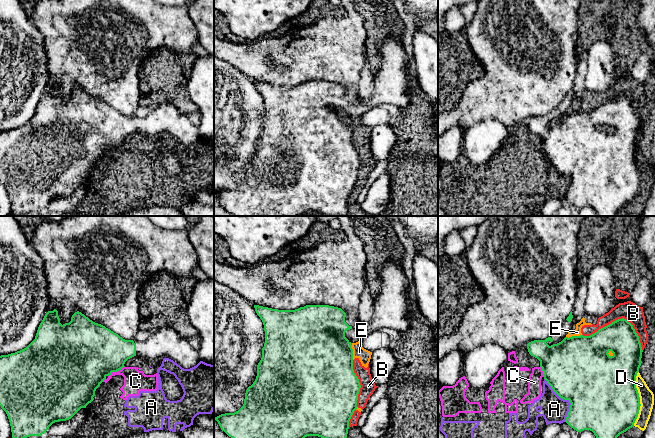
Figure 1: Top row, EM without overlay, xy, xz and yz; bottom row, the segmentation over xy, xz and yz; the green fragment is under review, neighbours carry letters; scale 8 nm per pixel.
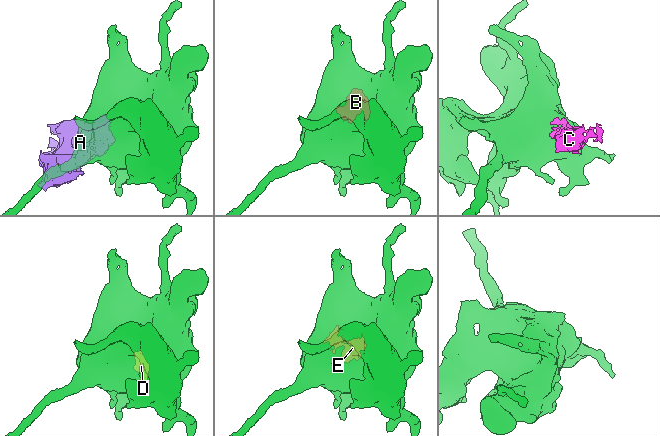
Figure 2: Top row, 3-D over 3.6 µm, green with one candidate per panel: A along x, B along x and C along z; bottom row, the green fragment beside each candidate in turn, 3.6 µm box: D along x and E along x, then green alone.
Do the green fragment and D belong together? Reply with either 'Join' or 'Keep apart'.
Keep apart

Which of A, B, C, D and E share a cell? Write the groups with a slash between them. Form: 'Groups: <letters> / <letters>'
Groups: A B C D E

